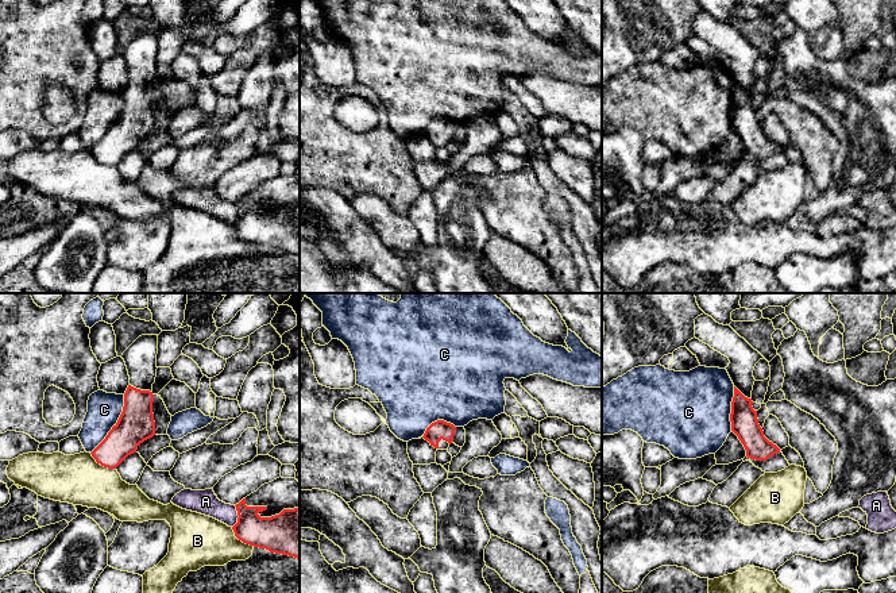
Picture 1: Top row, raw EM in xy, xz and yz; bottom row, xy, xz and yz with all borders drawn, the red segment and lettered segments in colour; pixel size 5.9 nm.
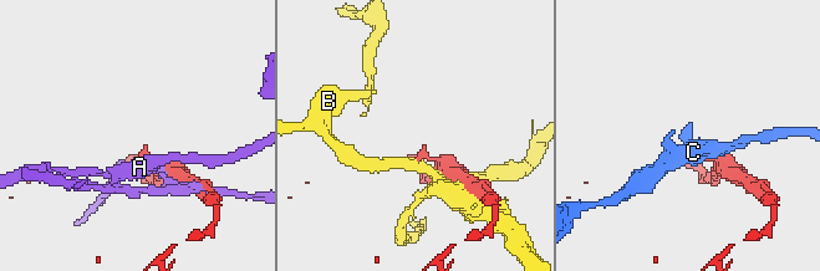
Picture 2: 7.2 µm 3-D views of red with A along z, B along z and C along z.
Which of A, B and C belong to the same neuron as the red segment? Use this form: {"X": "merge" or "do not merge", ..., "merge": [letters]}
{"A": "do not merge", "B": "do not merge", "C": "do not merge", "merge": []}

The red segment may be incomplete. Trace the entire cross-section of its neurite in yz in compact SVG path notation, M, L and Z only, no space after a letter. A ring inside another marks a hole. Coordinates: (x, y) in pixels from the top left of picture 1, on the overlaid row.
M706 313L695 319L695 338L730 361L726 370L734 384L730 413L731 431L744 444L746 457L766 461L777 454L780 448L764 436L757 411L752 407L752 390L756 381L753 370L764 357L730 326L719 324Z

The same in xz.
M437 420L432 423L425 434L424 439L430 443L437 450L447 450L449 444L453 442L456 427L444 420Z

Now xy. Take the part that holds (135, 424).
M158 335L139 336L121 355L130 385L117 423L90 453L104 467L116 469L138 446L155 435L152 384L157 377Z

